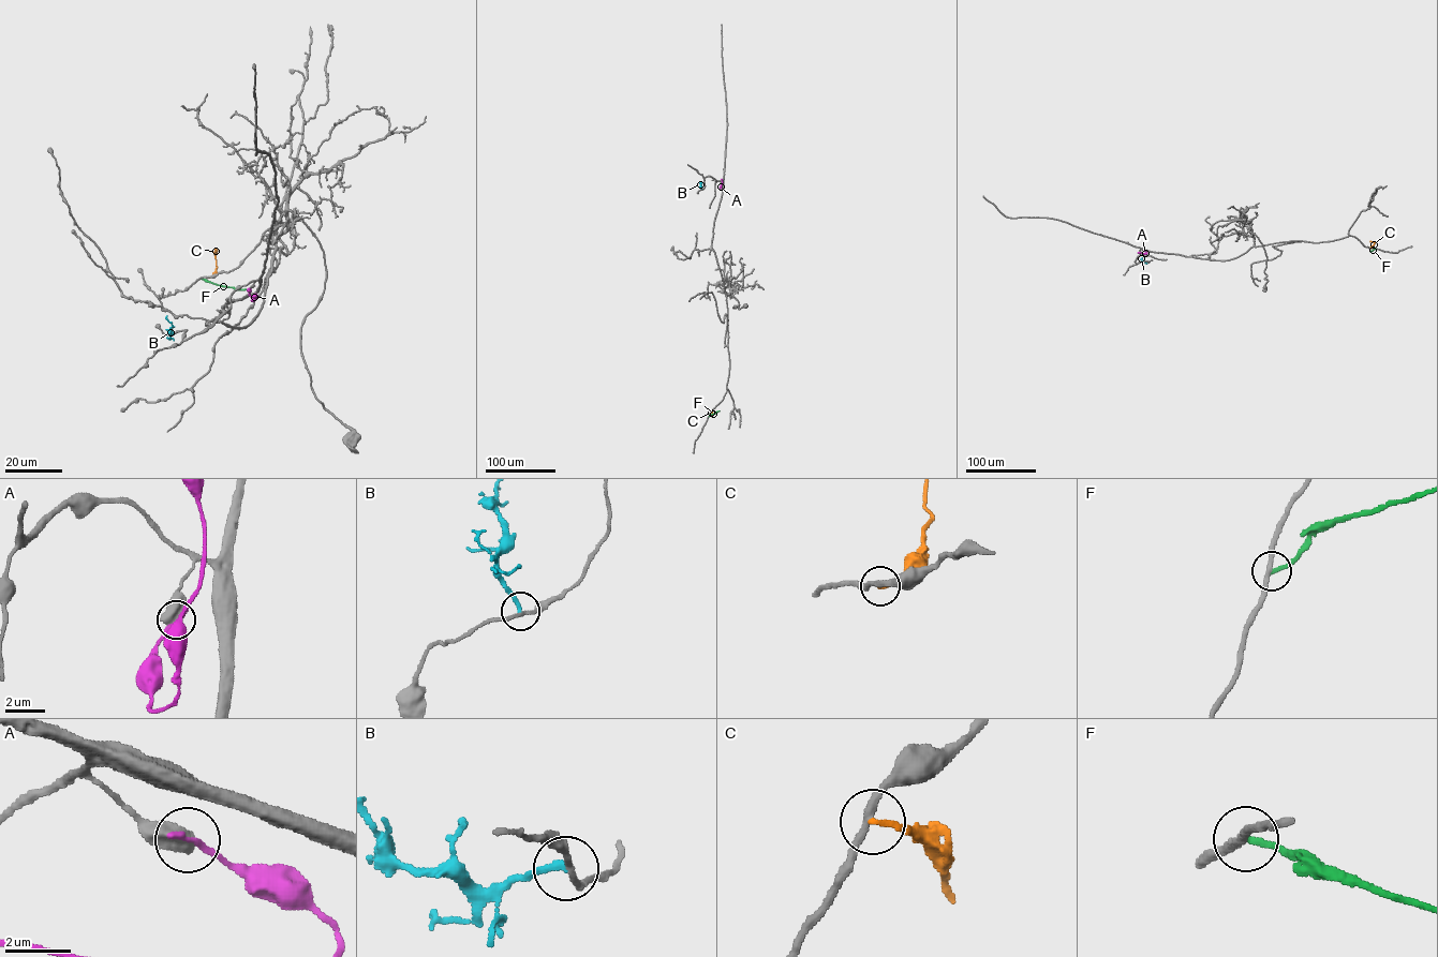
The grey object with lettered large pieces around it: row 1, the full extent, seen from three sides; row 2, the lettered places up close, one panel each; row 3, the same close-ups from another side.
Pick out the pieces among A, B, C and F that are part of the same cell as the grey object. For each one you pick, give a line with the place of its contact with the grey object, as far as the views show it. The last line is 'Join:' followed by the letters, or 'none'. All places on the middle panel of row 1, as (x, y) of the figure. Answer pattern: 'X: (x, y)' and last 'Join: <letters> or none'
Join: none

